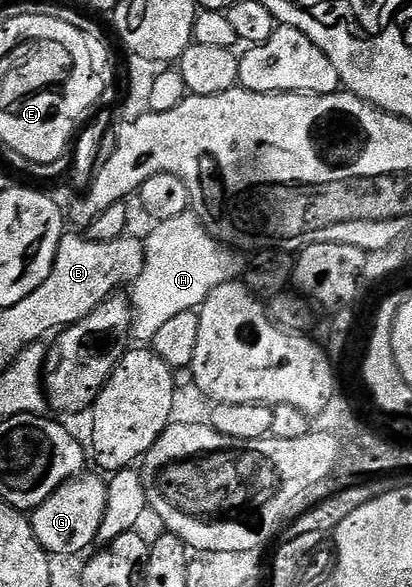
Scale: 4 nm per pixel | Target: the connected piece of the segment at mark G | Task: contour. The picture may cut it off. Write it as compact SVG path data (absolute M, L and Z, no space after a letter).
M84 473L69 479L45 501L33 508L31 522L39 545L50 555L77 555L97 543L99 525L103 525L103 513L107 513L108 482L100 474Z

